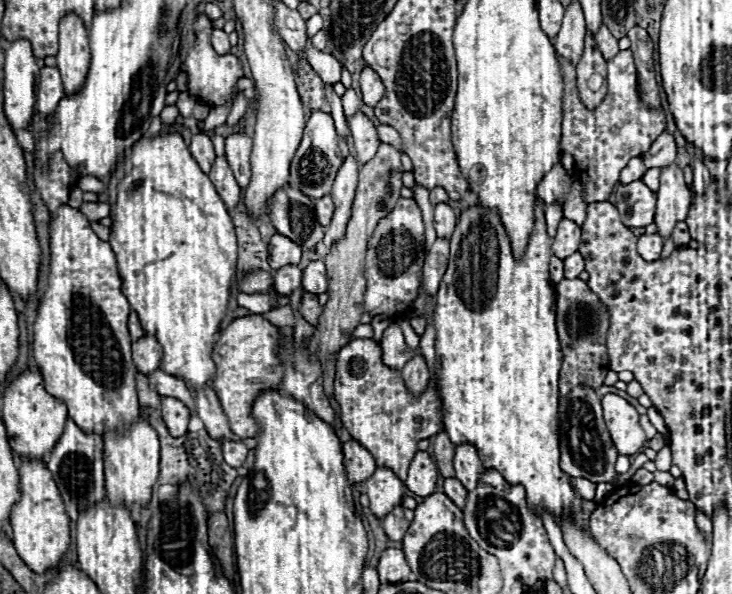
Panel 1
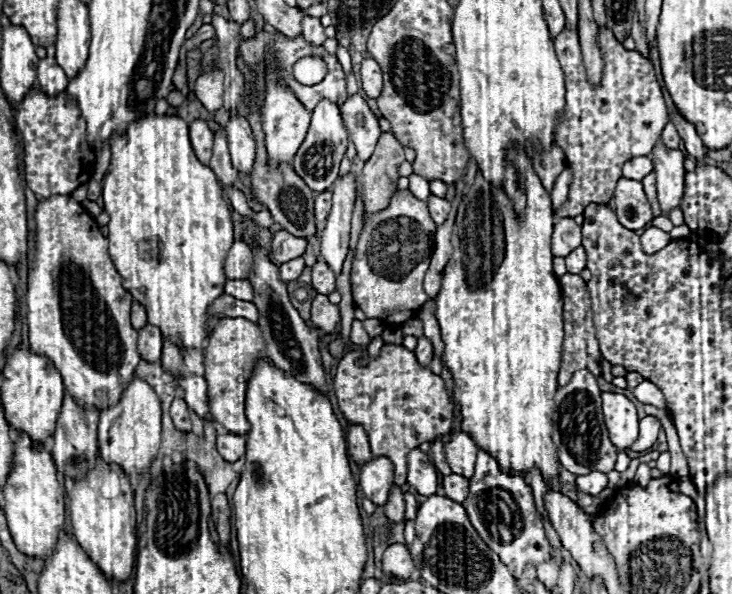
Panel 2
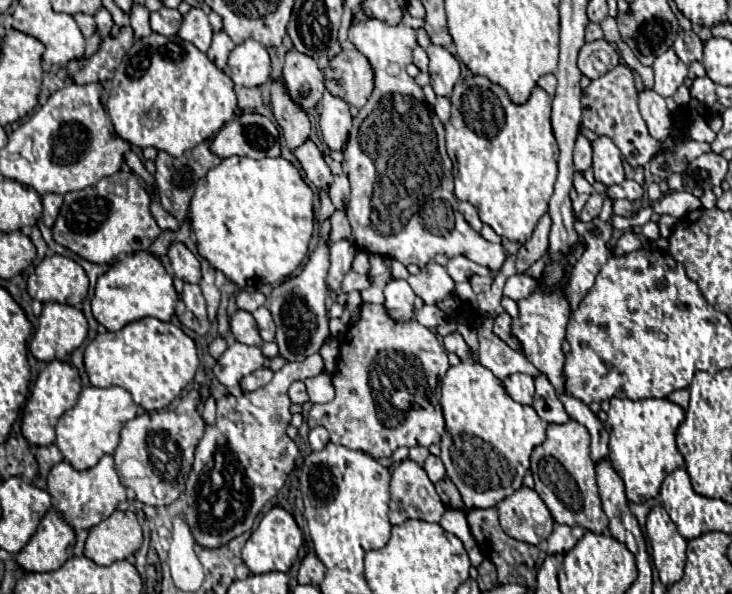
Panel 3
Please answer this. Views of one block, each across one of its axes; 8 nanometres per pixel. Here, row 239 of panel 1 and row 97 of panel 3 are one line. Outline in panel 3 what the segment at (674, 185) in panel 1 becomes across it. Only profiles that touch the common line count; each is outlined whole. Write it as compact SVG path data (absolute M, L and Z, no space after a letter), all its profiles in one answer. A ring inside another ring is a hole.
M666 50L664 54L660 54L656 60L654 60L654 90L662 96L662 98L668 98L676 92L678 86L684 84L686 76L688 76L688 66L682 64L678 60L678 56L674 54L674 50Z

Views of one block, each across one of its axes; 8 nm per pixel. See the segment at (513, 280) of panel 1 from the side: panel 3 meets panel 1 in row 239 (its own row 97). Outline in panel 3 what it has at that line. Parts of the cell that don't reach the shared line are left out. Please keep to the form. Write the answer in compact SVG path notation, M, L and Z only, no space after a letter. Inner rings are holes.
M482 76L464 78L454 86L452 92L452 116L444 124L446 128L446 148L454 164L454 196L462 202L470 202L484 224L488 224L498 236L510 242L524 242L532 236L540 216L548 212L548 200L556 182L556 138L550 126L550 106L552 98L542 90L534 88L526 104L512 104L508 94L490 80Z

